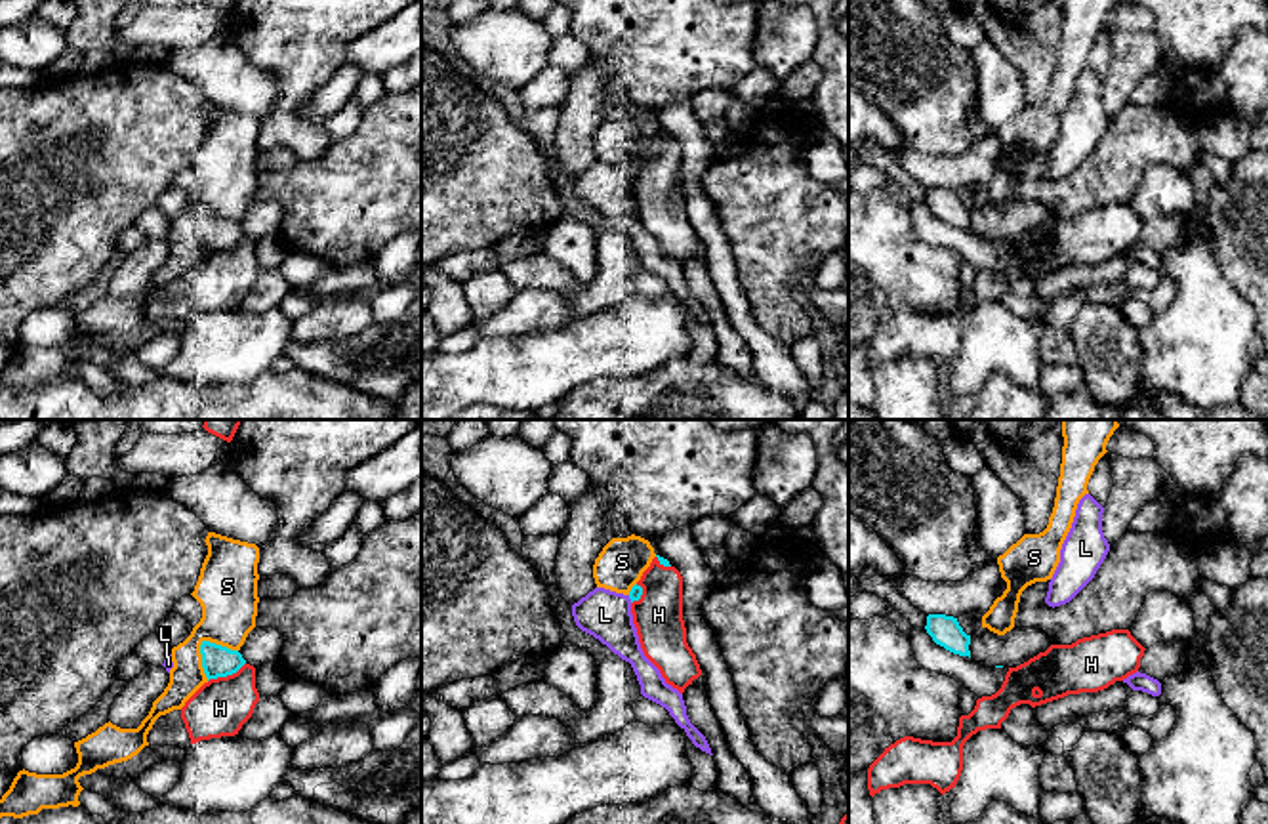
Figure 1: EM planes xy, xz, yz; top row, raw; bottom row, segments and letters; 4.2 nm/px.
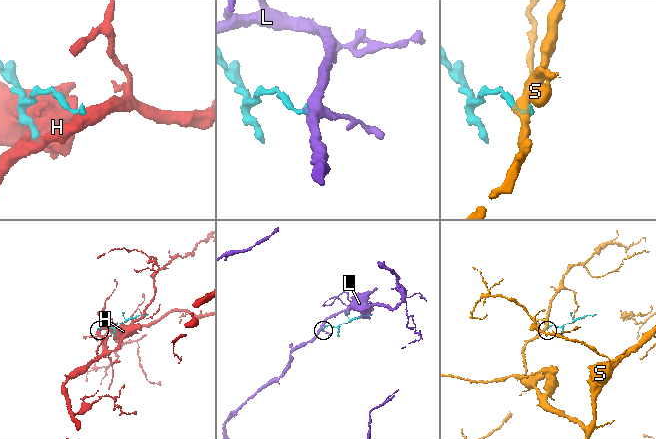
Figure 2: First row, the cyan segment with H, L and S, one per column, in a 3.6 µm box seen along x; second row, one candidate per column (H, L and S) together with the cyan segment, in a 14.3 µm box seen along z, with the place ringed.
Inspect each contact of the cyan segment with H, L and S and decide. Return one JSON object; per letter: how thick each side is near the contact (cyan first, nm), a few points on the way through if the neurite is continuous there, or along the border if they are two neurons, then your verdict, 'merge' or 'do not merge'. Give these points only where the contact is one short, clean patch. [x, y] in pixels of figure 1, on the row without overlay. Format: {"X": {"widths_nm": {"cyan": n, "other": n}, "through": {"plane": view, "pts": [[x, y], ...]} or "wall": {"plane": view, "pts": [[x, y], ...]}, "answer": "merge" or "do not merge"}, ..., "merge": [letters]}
{"H": {"widths_nm": {"cyan": 130, "other": 240}, "answer": "merge"}, "L": {"widths_nm": {"cyan": 50, "other": 200}, "answer": "do not merge"}, "S": {"widths_nm": {"cyan": 130, "other": 260}, "answer": "do not merge"}, "merge": ["H"]}

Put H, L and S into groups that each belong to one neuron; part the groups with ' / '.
H / L / S

